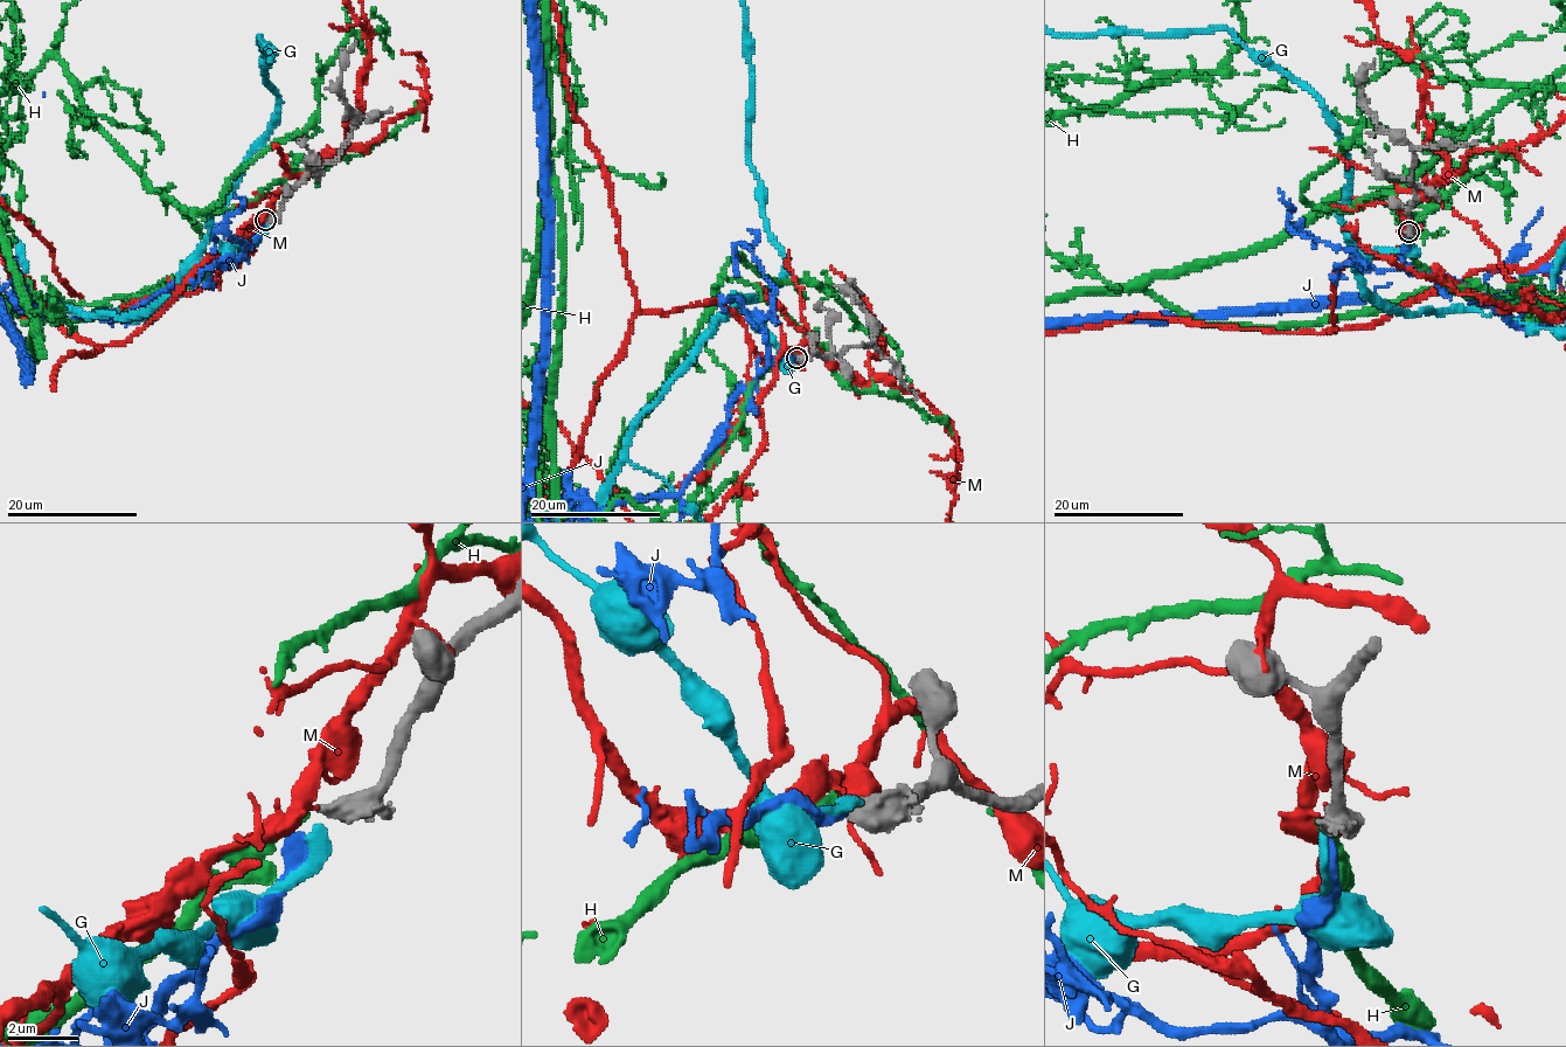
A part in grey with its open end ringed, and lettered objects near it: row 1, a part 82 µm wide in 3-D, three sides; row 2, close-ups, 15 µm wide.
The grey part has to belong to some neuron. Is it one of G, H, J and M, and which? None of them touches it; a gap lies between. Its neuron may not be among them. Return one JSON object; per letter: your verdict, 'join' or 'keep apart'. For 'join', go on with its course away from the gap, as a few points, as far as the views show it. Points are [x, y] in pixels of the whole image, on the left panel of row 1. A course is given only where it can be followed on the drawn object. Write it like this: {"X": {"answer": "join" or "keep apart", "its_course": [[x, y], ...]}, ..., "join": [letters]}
{"G": {"answer": "keep apart"}, "H": {"answer": "join"}, "J": {"answer": "keep apart"}, "M": {"answer": "keep apart"}, "join": ["H"]}

